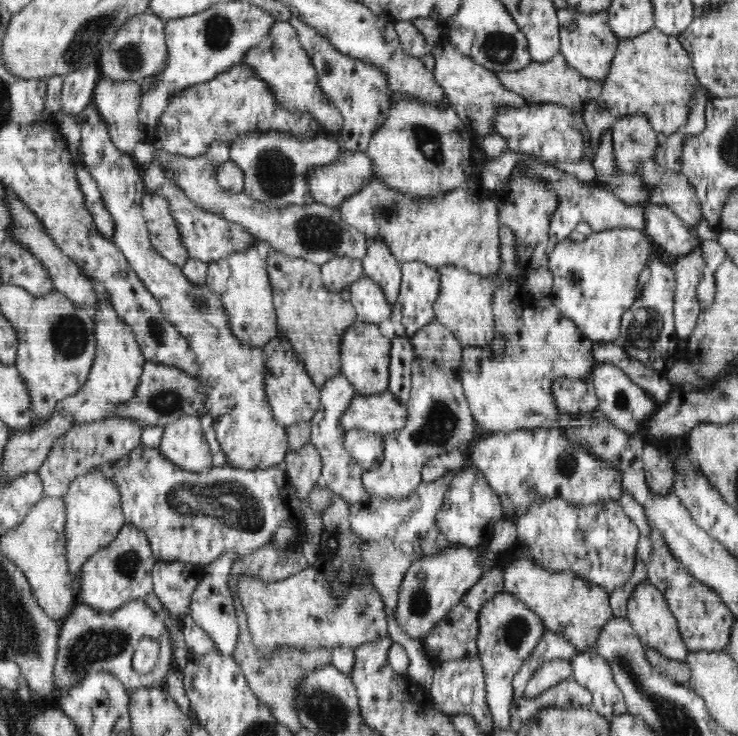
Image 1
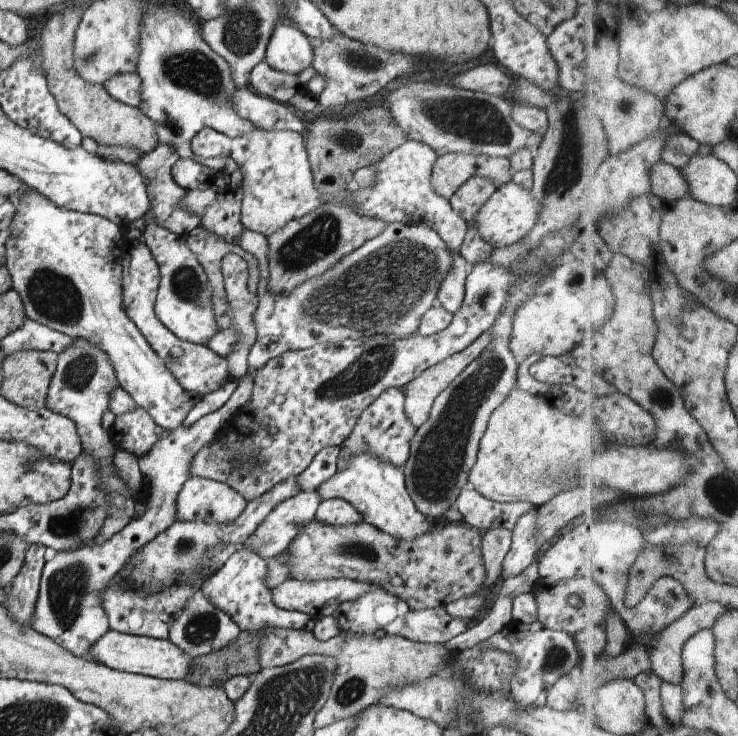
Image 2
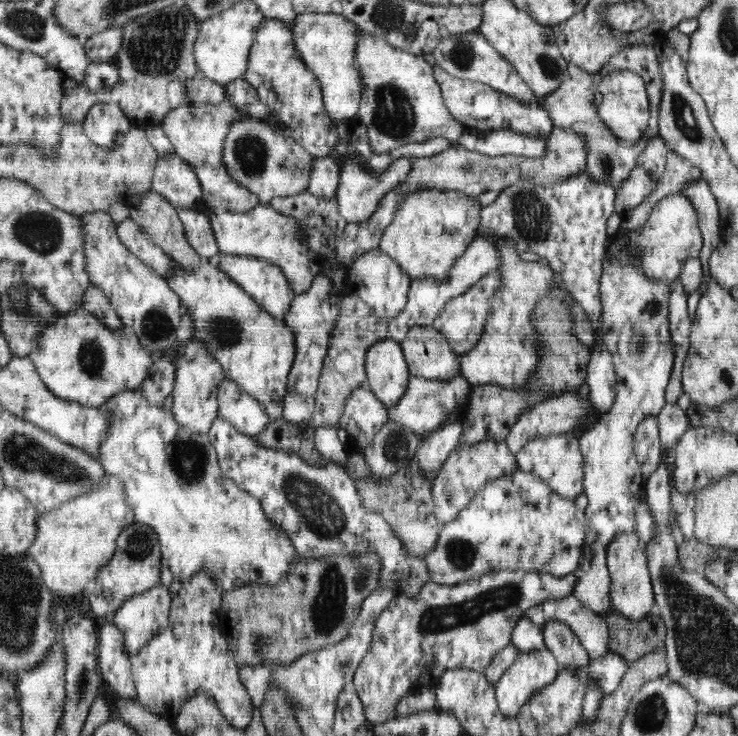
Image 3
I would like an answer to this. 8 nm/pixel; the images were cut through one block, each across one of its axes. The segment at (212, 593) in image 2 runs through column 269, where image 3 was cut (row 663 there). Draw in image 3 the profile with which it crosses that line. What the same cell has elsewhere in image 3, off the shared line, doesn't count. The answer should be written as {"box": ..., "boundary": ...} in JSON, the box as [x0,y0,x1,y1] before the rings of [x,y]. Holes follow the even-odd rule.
{"box":[570,650,630,697],"boundary":[[[608,650],[602,658],[589,660],[586,666],[570,670],[570,673],[582,680],[582,683],[585,680],[592,680],[592,683],[596,683],[600,687],[604,697],[612,695],[618,689],[620,682],[626,675],[628,666],[630,666],[630,663],[623,657],[612,650]]]}

